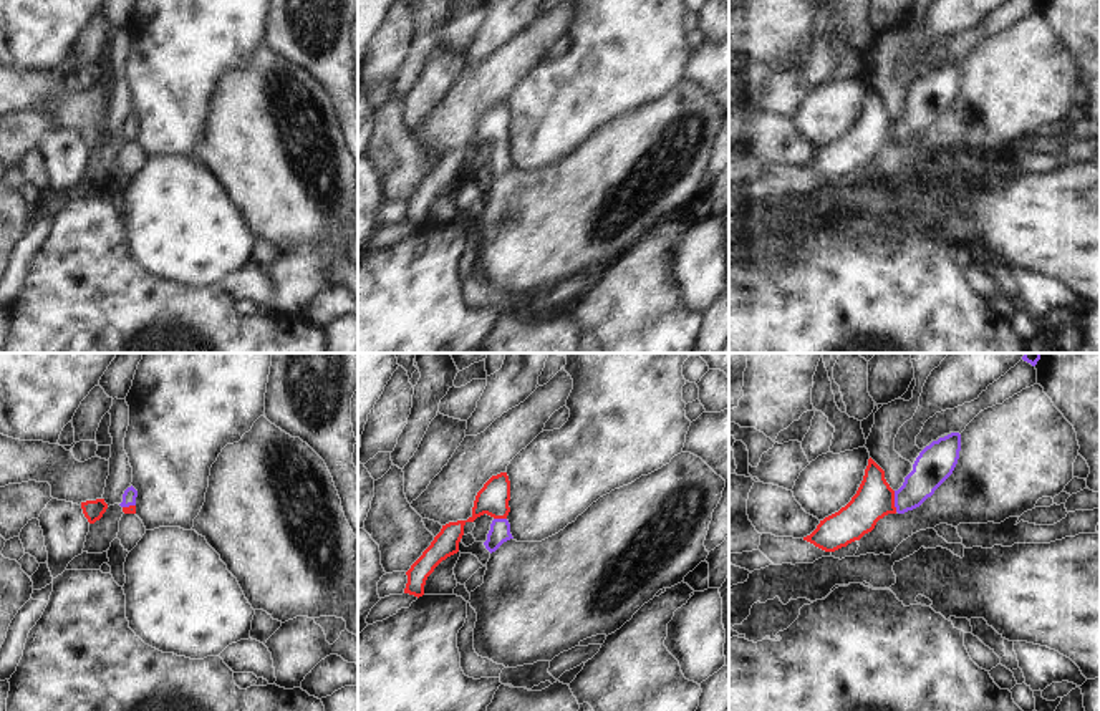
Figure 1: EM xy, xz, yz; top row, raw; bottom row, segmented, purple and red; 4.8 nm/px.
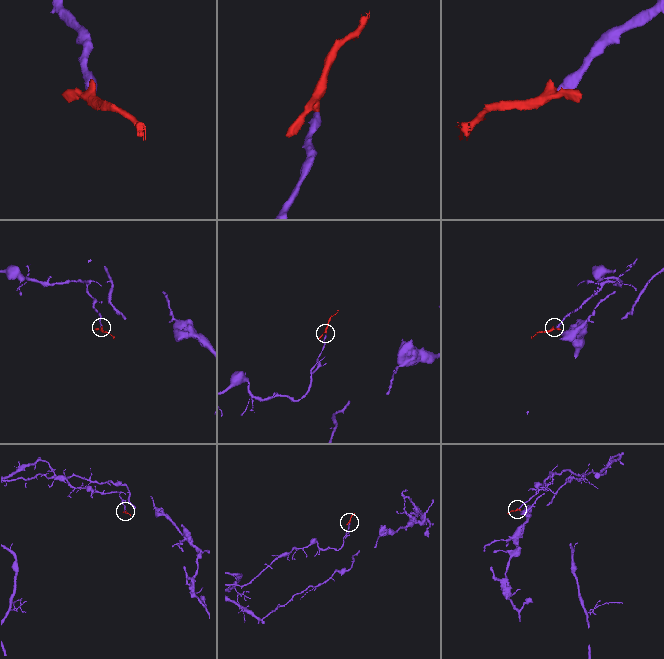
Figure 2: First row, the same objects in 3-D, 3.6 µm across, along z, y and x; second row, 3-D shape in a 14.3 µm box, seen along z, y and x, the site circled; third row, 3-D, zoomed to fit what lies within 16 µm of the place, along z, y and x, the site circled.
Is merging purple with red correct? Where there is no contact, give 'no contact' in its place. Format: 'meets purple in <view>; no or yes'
meets purple in yz; yes

